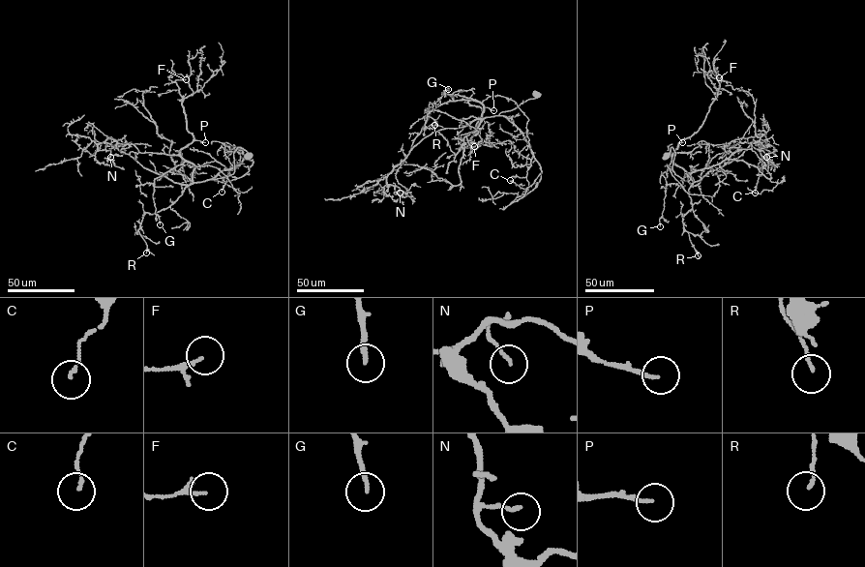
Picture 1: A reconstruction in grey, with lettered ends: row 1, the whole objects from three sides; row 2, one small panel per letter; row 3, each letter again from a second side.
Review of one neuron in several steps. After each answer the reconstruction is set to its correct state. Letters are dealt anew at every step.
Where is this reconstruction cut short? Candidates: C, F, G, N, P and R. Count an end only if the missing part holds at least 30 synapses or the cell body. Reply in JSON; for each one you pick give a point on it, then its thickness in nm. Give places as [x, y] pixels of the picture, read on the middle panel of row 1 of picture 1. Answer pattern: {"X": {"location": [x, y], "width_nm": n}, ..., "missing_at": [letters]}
{"G": {"location": [448, 89], "width_nm": 180}, "P": {"location": [493, 110], "width_nm": 130}, "missing_at": ["G", "P"]}

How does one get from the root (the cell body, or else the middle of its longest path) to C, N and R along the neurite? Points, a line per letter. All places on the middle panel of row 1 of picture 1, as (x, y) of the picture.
C: (537, 95), (498, 114), (504, 115), (521, 132), (532, 154), (527, 171), (528, 189), (510, 180)
N: (537, 95), (498, 115), (426, 136), (386, 178), (400, 193)
R: (537, 95), (511, 110), (482, 119), (470, 116), (458, 120), (432, 110), (427, 115), (434, 120), (434, 125)

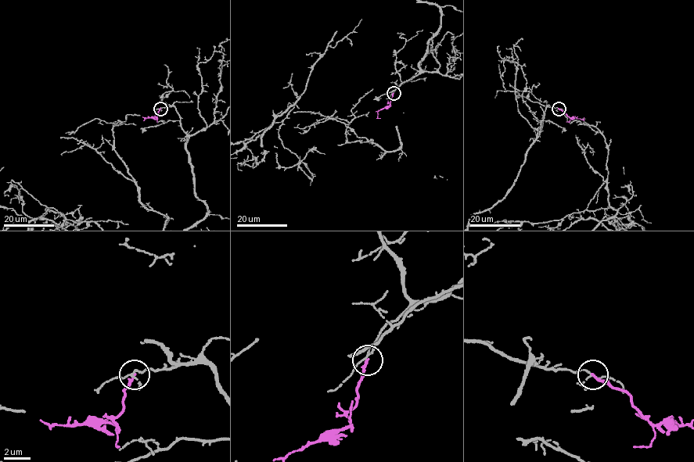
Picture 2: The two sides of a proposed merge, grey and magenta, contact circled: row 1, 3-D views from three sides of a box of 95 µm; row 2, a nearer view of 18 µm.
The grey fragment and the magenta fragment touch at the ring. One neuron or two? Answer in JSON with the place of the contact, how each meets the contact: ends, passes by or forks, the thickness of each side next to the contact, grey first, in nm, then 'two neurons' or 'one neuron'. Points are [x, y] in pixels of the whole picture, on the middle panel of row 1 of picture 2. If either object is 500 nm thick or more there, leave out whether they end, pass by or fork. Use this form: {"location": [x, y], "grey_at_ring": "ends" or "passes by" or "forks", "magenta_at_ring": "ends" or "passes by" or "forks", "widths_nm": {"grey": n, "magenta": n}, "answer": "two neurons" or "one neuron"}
{"location": [393, 93], "grey_at_ring": "forks", "magenta_at_ring": "ends", "widths_nm": {"grey": 90, "magenta": 190}, "answer": "two neurons"}

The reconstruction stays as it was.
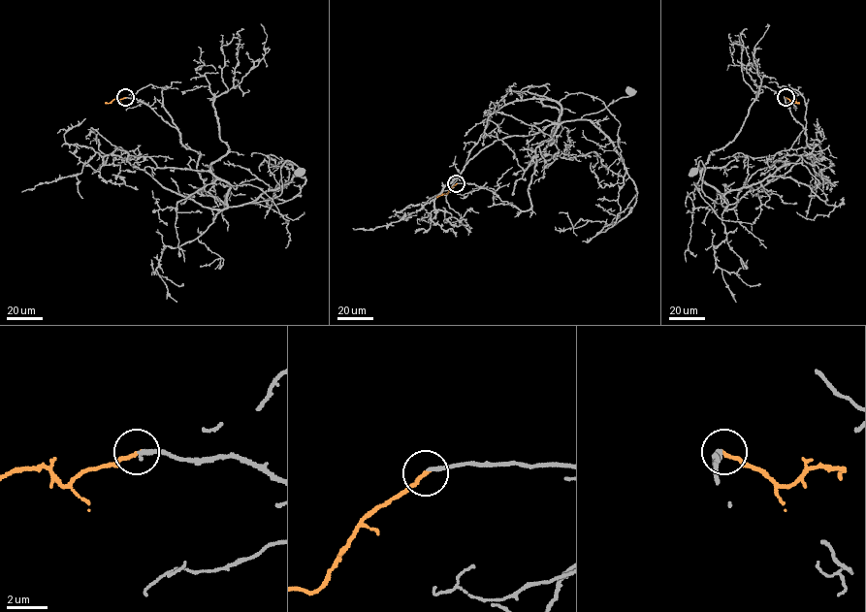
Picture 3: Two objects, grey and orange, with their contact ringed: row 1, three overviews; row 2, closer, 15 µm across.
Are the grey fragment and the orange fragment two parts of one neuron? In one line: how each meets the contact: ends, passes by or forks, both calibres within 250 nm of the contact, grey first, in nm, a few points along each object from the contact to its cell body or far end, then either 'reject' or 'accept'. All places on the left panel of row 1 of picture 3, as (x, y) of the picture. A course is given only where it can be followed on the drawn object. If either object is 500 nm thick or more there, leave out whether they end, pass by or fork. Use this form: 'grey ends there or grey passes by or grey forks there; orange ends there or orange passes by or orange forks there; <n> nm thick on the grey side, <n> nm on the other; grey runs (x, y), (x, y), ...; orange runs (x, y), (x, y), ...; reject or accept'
grey ends there; orange ends there; 180 nm thick on the grey side, 180 nm on the other; grey runs (125, 97), (177, 129), (201, 154), (205, 190), (228, 207), (279, 196), (287, 160), (300, 172); orange runs (125, 97), (105, 103); accept

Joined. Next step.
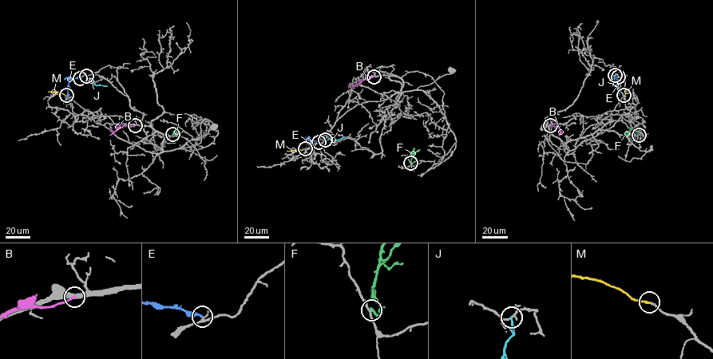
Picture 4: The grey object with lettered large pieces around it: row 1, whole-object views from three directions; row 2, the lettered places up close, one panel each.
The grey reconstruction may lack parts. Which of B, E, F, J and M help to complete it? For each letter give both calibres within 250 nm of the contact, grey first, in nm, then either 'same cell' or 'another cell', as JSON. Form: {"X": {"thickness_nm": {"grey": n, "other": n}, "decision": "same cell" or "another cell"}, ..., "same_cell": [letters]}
{"B": {"thickness_nm": {"grey": 440, "other": 180}, "decision": "another cell"}, "E": {"thickness_nm": {"grey": 180, "other": 240}, "decision": "another cell"}, "F": {"thickness_nm": {"grey": 190, "other": 220}, "decision": "another cell"}, "J": {"thickness_nm": {"grey": 160, "other": 160}, "decision": "another cell"}, "M": {"thickness_nm": {"grey": 150, "other": 170}, "decision": "same cell"}, "same_cell": ["M"]}

